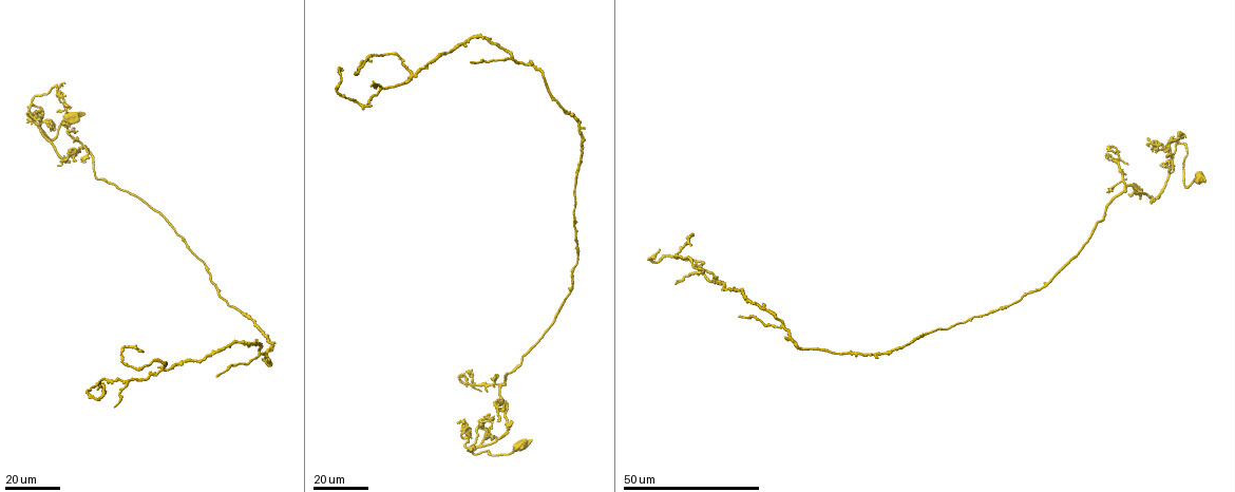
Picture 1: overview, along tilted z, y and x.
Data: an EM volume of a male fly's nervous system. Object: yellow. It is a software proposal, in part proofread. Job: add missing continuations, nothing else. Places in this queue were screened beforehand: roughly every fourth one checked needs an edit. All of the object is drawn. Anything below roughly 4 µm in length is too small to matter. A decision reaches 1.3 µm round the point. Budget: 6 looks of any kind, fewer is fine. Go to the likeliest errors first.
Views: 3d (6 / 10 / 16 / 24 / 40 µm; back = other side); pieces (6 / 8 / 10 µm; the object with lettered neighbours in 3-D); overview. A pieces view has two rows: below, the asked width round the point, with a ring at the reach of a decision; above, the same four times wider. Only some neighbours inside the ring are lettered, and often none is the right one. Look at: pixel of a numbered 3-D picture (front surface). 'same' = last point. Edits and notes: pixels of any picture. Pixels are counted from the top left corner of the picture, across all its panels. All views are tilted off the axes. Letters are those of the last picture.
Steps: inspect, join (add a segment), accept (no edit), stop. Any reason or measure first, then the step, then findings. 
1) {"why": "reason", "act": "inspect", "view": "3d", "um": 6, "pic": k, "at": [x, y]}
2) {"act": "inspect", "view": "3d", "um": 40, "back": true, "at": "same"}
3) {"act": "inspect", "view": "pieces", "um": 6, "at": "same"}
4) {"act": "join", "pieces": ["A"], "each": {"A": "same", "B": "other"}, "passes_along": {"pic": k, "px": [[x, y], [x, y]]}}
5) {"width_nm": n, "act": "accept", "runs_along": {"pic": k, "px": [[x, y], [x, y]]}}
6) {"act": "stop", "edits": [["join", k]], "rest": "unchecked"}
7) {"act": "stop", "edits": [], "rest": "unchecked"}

{"why": "an open end", "act": "inspect", "view": "3d", "um": 16, "pic": 1, "at": [369, 86]}

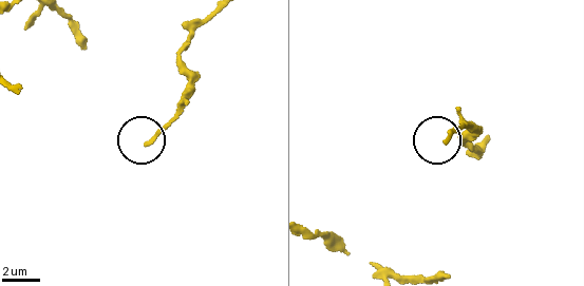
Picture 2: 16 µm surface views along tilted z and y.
{"act": "inspect", "view": "pieces", "um": 6, "pic": 2, "at": [444, 141]}

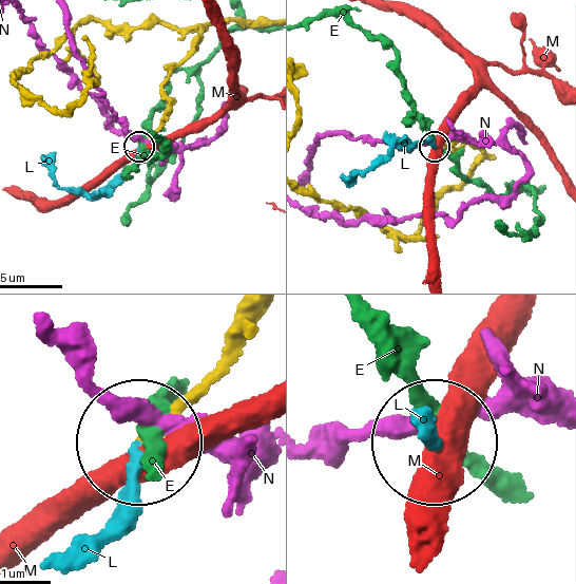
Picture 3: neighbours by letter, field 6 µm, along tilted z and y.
{"act": "join", "pieces": ["L"], "each": {"E": "other", "L": "same", "M": "other", "N": "other"}, "passes_along": {"pic": 3, "px": [[237, 314], [211, 370], [138, 445], [116, 517], [75, 537]]}, "found": "the neuron continues"}

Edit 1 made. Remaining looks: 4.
{"why": "an open end", "act": "inspect", "view": "3d", "um": 24, "pic": 1, "at": [469, 60]}

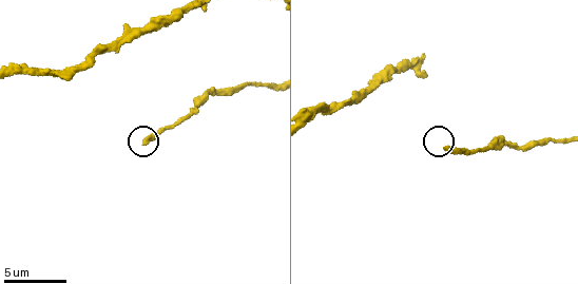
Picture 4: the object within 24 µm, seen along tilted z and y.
{"why": "see the neighbours", "act": "inspect", "view": "pieces", "um": 6, "pic": 4, "at": [445, 149]}

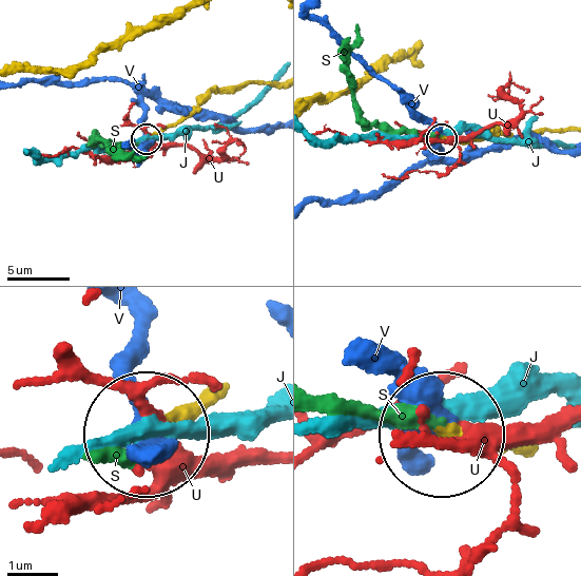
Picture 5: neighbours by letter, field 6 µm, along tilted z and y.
{"act": "join", "pieces": ["S"], "each": {"J": "other", "S": "same", "U": "other", "V": "other"}, "found": "it goes on there"}

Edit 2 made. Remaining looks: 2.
{"why": "an open end", "act": "inspect", "view": "3d", "um": 16, "pic": 1, "at": [103, 382]}

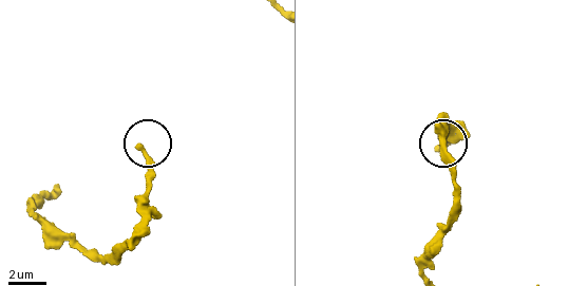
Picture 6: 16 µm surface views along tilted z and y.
{"act": "inspect", "view": "pieces", "um": 6, "pic": 6, "at": [140, 147]}

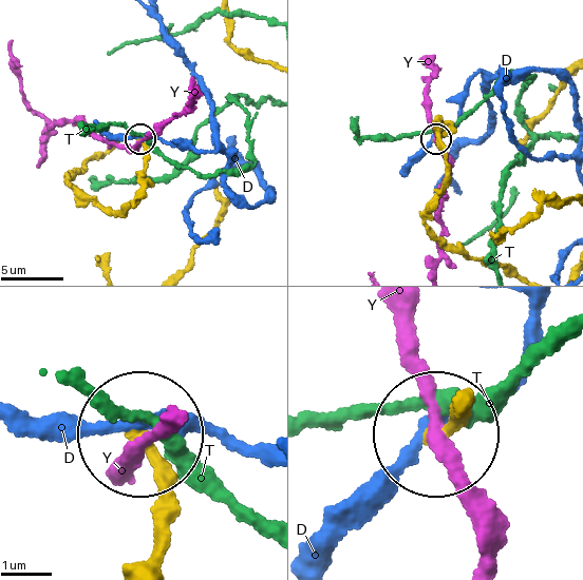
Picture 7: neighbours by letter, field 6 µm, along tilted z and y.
{"act": "accept", "each": {"D": "other", "T": "other", "Y": "other"}, "runs_along": {"pic": 7, "px": [[152, 554], [155, 484], [142, 441]]}, "found": "no lettered segment goes on from it"}

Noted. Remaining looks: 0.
{"act": "stop", "edits": [["join", 3], ["join", 5]], "rest": "unchecked"}

